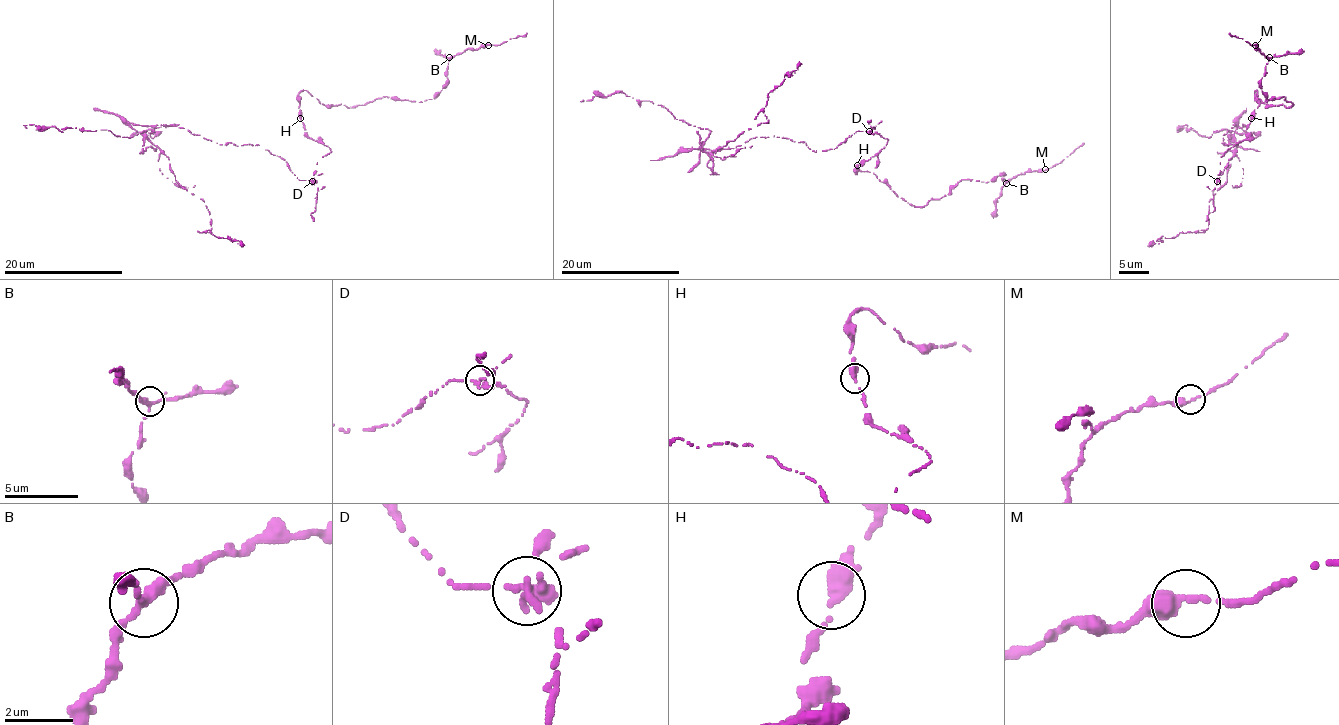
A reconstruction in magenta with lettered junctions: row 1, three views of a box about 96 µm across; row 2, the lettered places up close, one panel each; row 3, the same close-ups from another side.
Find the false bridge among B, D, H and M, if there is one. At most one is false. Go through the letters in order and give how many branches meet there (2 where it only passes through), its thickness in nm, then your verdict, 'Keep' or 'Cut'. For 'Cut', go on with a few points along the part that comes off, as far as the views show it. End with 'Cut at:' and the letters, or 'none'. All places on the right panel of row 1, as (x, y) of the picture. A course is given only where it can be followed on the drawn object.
B: Branches: 2. Thickness 280 nm. Keep
D: Branches: 2. Thickness 300 nm. Cut. Course of the part to remove: (1217, 180), (1234, 157), (1223, 134), (1237, 125), (1208, 228), (1147, 246)
H: Branches: 2. Thickness 340 nm. Keep
M: Branches: 2. Thickness 300 nm. Keep
Cut at: D

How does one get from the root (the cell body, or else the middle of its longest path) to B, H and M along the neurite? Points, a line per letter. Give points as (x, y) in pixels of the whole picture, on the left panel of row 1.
B: (305, 180), (330, 149), (305, 133), (303, 90), (348, 108), (382, 97), (422, 102), (446, 82), (449, 57)
H: (305, 180), (314, 177), (317, 163), (330, 149), (305, 133), (300, 118)
M: (305, 180), (330, 149), (305, 133), (303, 90), (348, 108), (422, 102), (442, 90), (452, 57), (488, 45)

